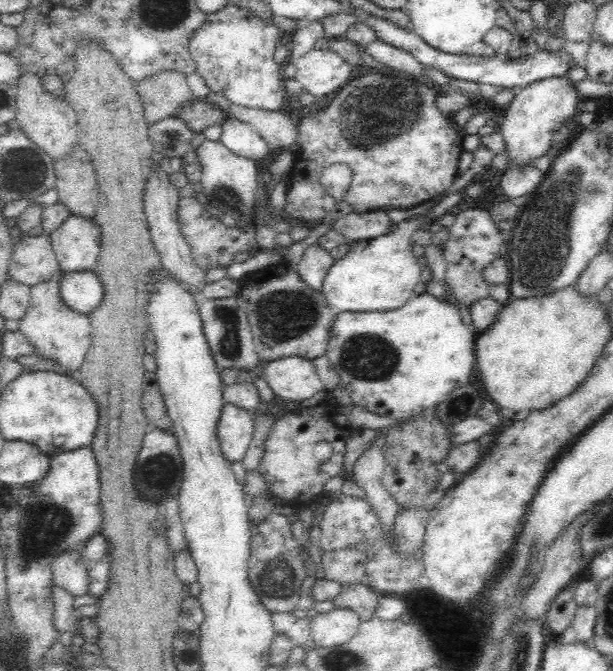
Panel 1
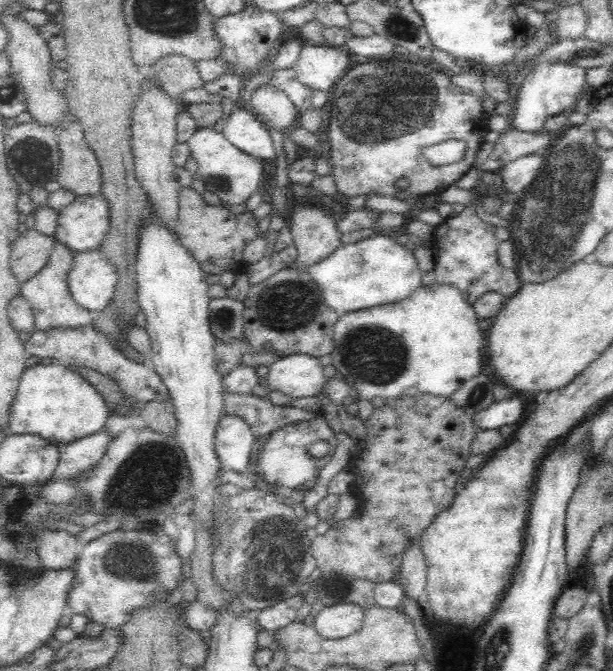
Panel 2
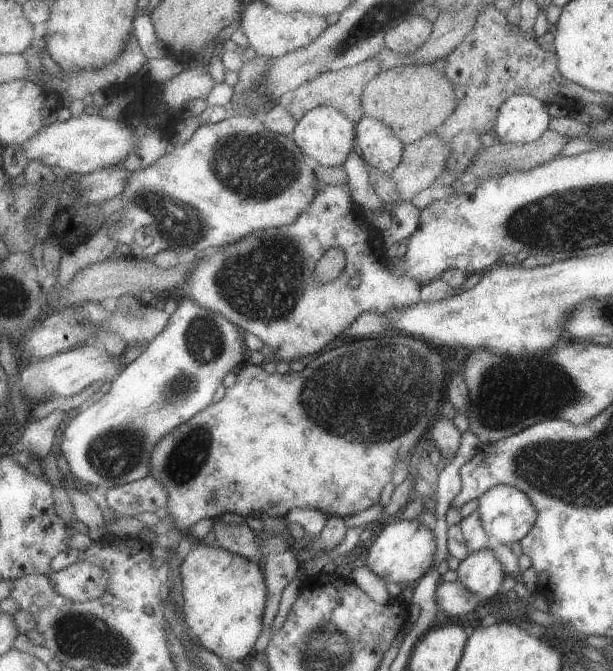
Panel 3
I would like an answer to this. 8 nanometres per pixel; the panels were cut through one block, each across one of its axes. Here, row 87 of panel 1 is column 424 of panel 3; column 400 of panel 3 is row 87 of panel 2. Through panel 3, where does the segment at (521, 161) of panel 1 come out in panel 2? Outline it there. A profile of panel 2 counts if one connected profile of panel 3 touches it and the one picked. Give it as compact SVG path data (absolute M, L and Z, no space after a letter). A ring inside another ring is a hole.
M544 59L530 66L525 71L526 78L519 87L511 128L538 132L542 130L546 117L574 109L587 86L586 72L586 67L570 61L546 61Z

